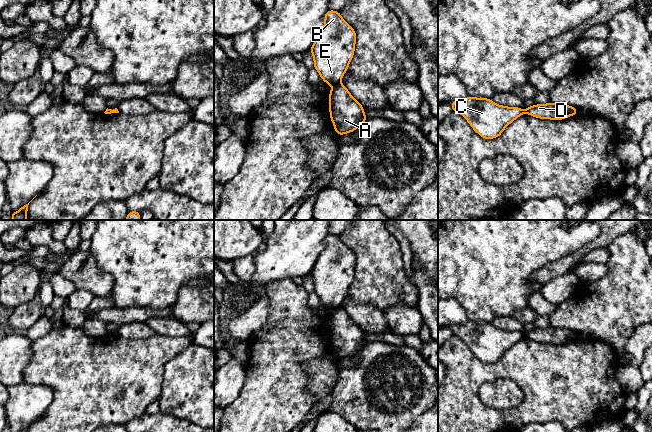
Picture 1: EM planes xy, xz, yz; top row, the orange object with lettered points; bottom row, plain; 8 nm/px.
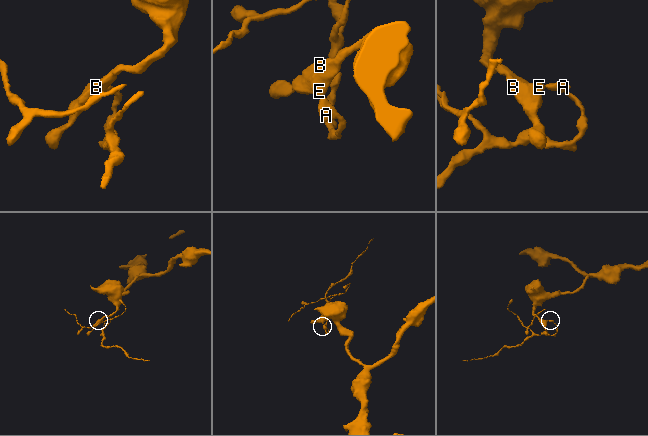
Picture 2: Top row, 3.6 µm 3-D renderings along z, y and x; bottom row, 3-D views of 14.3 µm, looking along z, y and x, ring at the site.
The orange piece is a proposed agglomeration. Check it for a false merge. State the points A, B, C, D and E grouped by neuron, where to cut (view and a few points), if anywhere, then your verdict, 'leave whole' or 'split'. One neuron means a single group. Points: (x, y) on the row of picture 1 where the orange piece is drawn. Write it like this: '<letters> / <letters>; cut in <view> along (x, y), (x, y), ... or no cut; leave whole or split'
A D / B C E; cut in xz along (339, 82), (334, 86); split

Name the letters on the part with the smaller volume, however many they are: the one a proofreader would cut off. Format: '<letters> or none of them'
A, D

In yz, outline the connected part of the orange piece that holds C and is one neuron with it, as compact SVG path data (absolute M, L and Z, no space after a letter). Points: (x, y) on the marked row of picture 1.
M467 96L450 104L452 110L460 113L484 139L499 137L510 123L525 113L521 108L498 105L483 97Z

